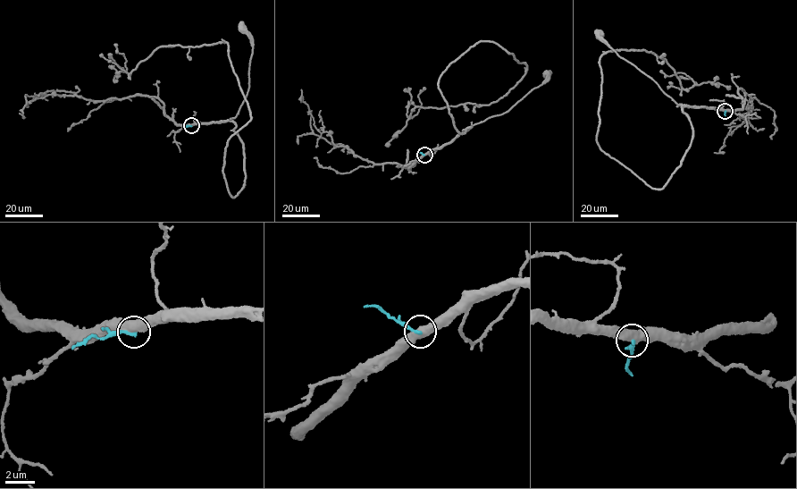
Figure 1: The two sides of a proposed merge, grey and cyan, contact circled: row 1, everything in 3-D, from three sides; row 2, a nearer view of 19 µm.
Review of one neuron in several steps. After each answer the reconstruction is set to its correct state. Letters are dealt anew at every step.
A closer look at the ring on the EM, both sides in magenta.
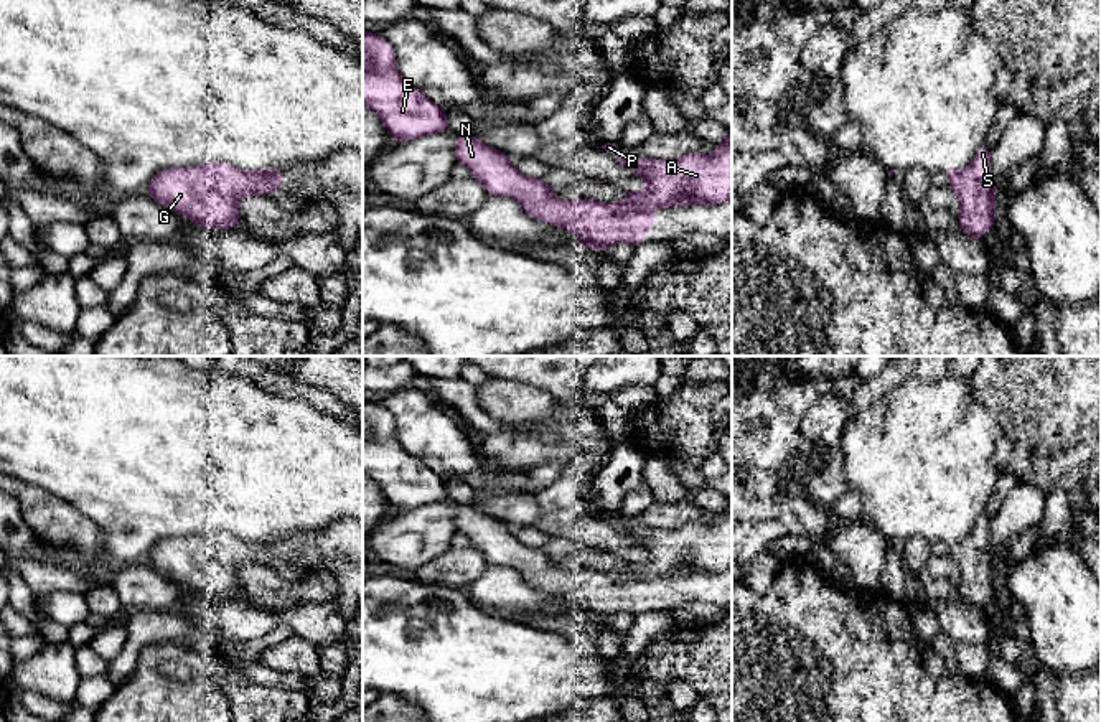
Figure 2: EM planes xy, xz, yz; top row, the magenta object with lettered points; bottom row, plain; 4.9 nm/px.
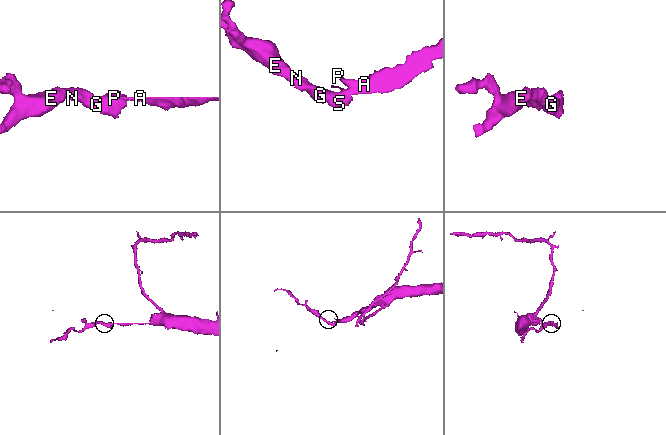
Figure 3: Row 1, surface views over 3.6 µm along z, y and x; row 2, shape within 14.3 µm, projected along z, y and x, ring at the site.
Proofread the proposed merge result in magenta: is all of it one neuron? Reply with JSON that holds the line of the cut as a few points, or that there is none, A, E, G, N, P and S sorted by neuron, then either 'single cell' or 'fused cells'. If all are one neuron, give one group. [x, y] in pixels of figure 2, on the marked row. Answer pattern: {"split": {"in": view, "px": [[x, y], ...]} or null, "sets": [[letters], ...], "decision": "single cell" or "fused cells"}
{"split": {"in": "xz", "px": [[607, 203], [618, 211], [648, 211]]}, "sets": [["A", "P"], ["E", "G", "N", "S"]], "decision": "fused cells"}

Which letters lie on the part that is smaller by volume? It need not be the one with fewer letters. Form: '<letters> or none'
E, G, N, S

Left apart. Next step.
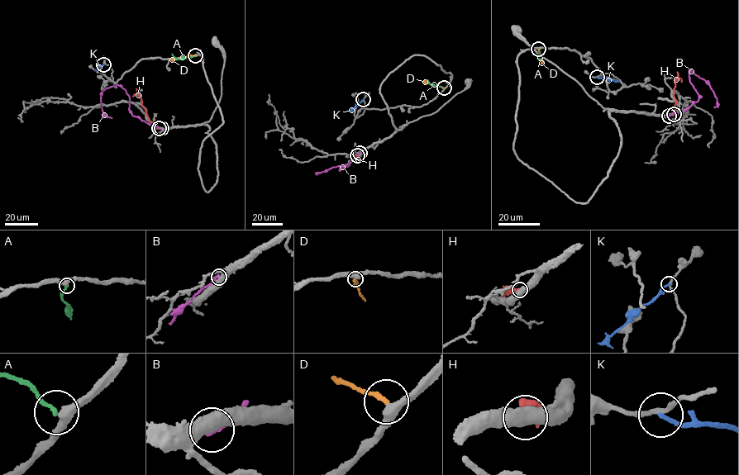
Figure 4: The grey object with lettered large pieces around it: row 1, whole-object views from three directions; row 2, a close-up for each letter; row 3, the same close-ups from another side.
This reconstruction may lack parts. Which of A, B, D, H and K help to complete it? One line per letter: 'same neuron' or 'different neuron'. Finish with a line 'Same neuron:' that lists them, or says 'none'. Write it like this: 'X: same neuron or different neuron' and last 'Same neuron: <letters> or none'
A: different neuron
B: different neuron
D: same neuron
H: different neuron
K: different neuron
Same neuron: D

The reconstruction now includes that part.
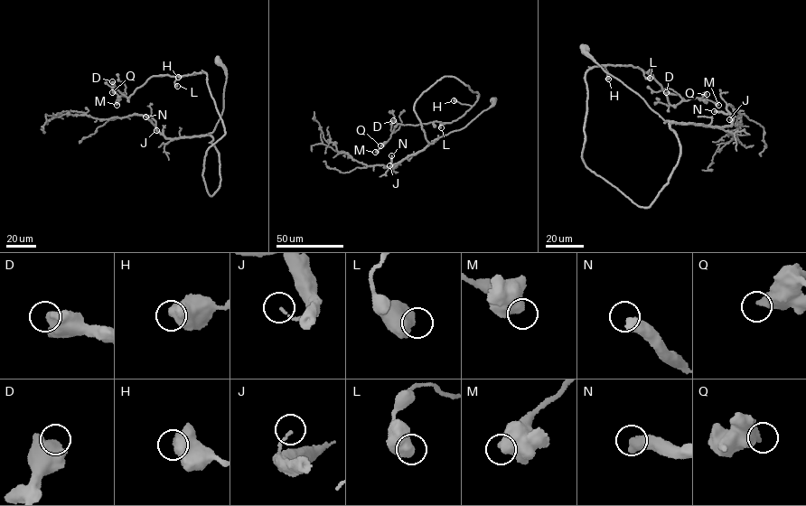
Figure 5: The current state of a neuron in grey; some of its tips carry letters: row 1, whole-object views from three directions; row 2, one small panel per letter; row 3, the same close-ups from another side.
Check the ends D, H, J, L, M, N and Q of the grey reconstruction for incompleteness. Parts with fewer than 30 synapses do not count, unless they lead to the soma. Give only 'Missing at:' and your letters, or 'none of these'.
Missing at: N

